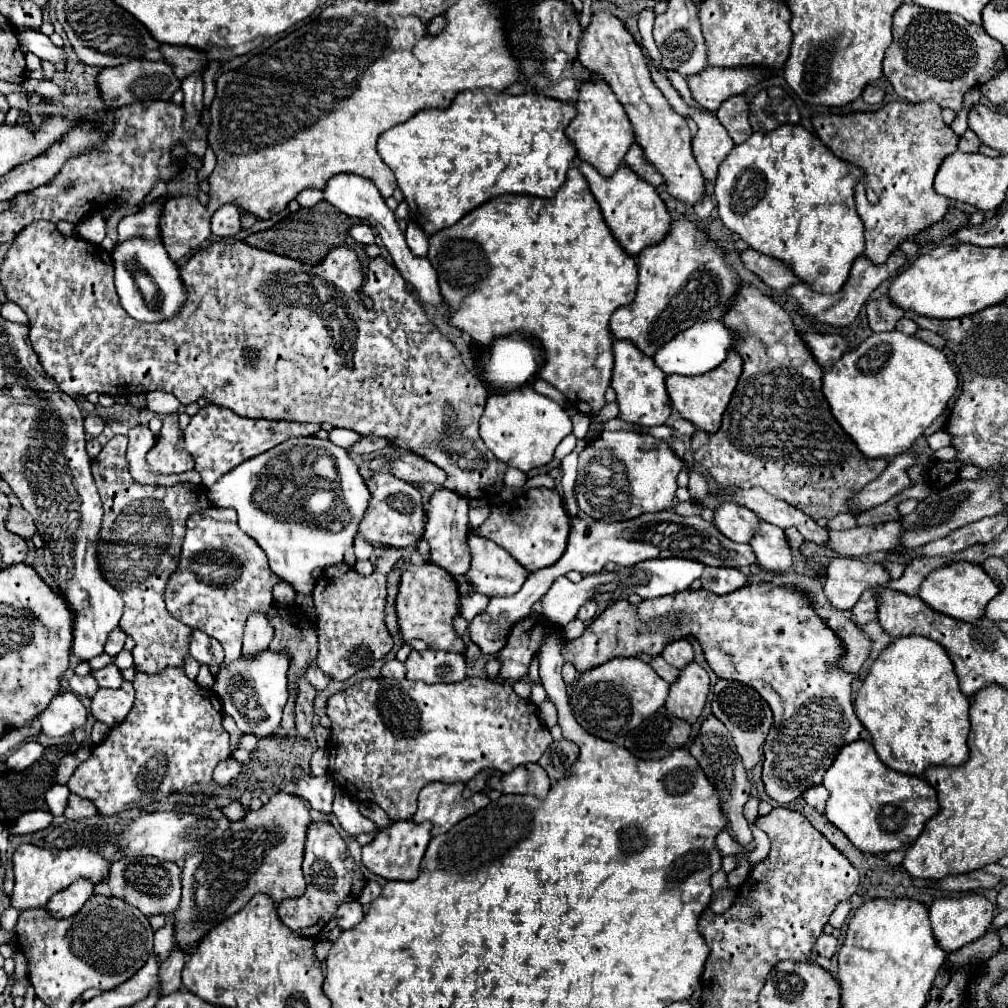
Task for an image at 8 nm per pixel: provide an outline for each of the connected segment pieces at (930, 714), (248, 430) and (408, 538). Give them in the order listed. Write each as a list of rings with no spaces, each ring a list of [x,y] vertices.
[[[907,635],[891,641],[873,661],[867,679],[855,695],[855,713],[871,733],[871,743],[887,767],[905,775],[921,775],[929,765],[963,765],[969,759],[969,703],[959,689],[953,663],[945,649],[933,643],[933,639]]]
[[[211,403],[211,405],[203,407],[195,417],[191,417],[191,423],[185,433],[185,449],[193,455],[195,471],[201,475],[203,485],[211,487],[219,477],[223,477],[227,471],[235,469],[239,463],[277,447],[279,443],[287,441],[289,437],[315,435],[317,431],[321,431],[319,423],[247,419],[241,415],[235,415],[227,407],[219,407],[219,405]]]
[[[387,471],[375,473],[367,483],[371,487],[371,501],[369,511],[365,513],[365,521],[361,521],[361,535],[365,537],[365,541],[391,547],[415,545],[425,531],[425,511],[419,489]]]

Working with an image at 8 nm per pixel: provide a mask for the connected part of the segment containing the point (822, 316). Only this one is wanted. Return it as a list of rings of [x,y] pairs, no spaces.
[[[895,251],[895,253],[887,259],[885,265],[873,265],[873,263],[869,263],[863,255],[859,255],[859,257],[855,259],[853,267],[851,267],[849,279],[845,281],[845,285],[843,285],[837,293],[817,293],[817,291],[811,289],[811,285],[805,285],[805,283],[793,285],[793,287],[789,289],[789,293],[799,301],[799,305],[803,307],[803,311],[805,311],[809,317],[813,317],[813,319],[817,319],[817,321],[821,321],[821,323],[827,323],[827,325],[831,325],[831,327],[841,327],[841,329],[845,329],[845,327],[849,327],[849,325],[855,321],[855,317],[859,315],[861,307],[863,307],[865,301],[869,299],[871,291],[875,291],[885,279],[889,279],[891,275],[895,275],[895,273],[899,271],[899,267],[903,267],[903,265],[905,265],[905,257],[903,257],[901,251]]]

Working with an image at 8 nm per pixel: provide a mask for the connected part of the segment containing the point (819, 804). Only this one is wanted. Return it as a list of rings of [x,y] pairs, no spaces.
[[[815,785],[815,787],[809,787],[805,793],[803,793],[803,799],[813,805],[819,813],[825,811],[825,801],[829,797],[829,791],[825,789],[825,785]]]

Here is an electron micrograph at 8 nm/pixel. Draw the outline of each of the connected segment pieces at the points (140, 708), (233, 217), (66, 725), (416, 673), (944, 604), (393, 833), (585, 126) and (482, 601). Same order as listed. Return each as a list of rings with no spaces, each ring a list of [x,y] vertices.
[[[173,667],[161,675],[145,675],[137,671],[133,681],[135,703],[123,723],[113,727],[101,745],[93,747],[93,755],[83,761],[73,777],[67,781],[71,793],[93,801],[101,815],[117,815],[133,807],[145,809],[147,805],[165,799],[173,791],[195,783],[211,781],[213,769],[231,755],[229,733],[223,729],[223,707],[213,689],[205,689],[191,681],[183,669]]]
[[[225,203],[211,219],[211,231],[217,237],[233,237],[241,229],[241,213],[233,203]]]
[[[63,691],[49,703],[49,707],[39,715],[41,733],[47,737],[63,737],[81,729],[87,721],[87,709],[75,693]]]
[[[411,651],[407,661],[407,679],[425,683],[457,683],[467,679],[467,663],[459,653],[447,651]]]
[[[957,561],[943,565],[931,575],[927,575],[919,587],[919,597],[935,611],[945,613],[953,619],[961,621],[977,621],[985,615],[987,603],[997,595],[997,585],[989,579],[989,575],[975,563],[969,561]]]
[[[411,819],[397,821],[391,827],[381,829],[375,839],[363,847],[363,865],[385,879],[399,879],[399,881],[413,881],[419,873],[419,863],[423,859],[423,853],[431,841],[431,829],[433,825],[429,821],[415,823]]]
[[[595,75],[593,79],[585,81],[579,87],[579,99],[577,99],[575,107],[577,107],[577,117],[569,123],[567,137],[575,143],[577,155],[581,159],[589,161],[605,177],[613,175],[617,171],[617,167],[623,163],[625,153],[629,151],[629,147],[635,141],[633,127],[625,113],[625,107],[621,107],[617,95],[613,93],[609,83],[601,75]]]
[[[470,592],[460,597],[460,614],[465,619],[475,619],[485,611],[489,605],[489,597],[481,595],[479,592]]]

